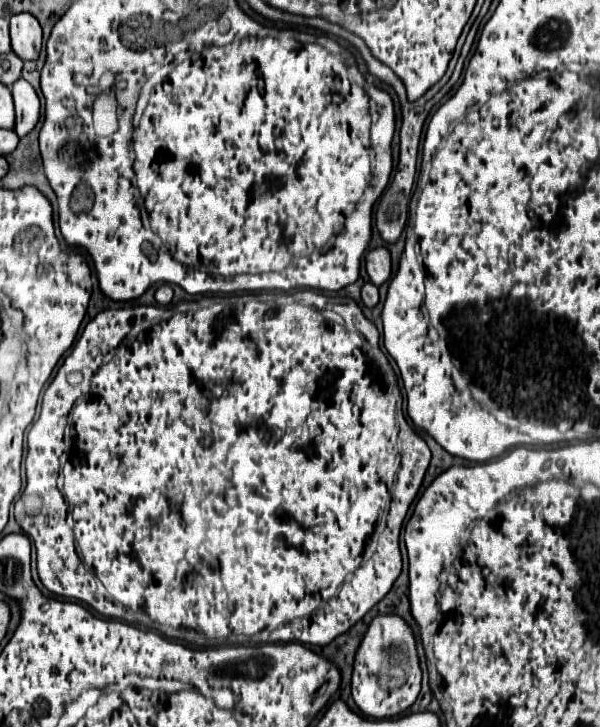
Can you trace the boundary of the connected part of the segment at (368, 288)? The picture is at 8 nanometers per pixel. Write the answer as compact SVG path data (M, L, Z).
M373 283L363 285L361 297L363 297L363 303L365 303L369 309L373 309L373 307L379 303L379 293L377 293L377 287L375 287Z

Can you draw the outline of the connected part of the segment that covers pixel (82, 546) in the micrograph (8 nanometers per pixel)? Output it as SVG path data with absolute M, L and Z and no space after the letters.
M299 290L279 294L227 295L227 299L215 297L215 301L217 303L199 307L195 311L175 311L167 319L163 316L165 309L160 306L107 309L85 325L77 345L71 349L55 379L47 387L41 415L27 435L27 487L14 506L14 516L23 533L35 541L41 583L51 593L87 603L105 617L157 627L157 631L163 629L165 637L185 639L193 645L203 639L229 639L233 635L255 637L263 631L267 631L265 641L327 645L363 619L363 615L391 591L395 579L399 577L399 533L407 509L423 483L431 461L431 451L412 427L409 431L403 431L403 437L399 437L401 427L395 423L395 407L397 399L401 397L397 375L380 349L381 335L377 327L365 319L353 299L330 297L314 290Z

